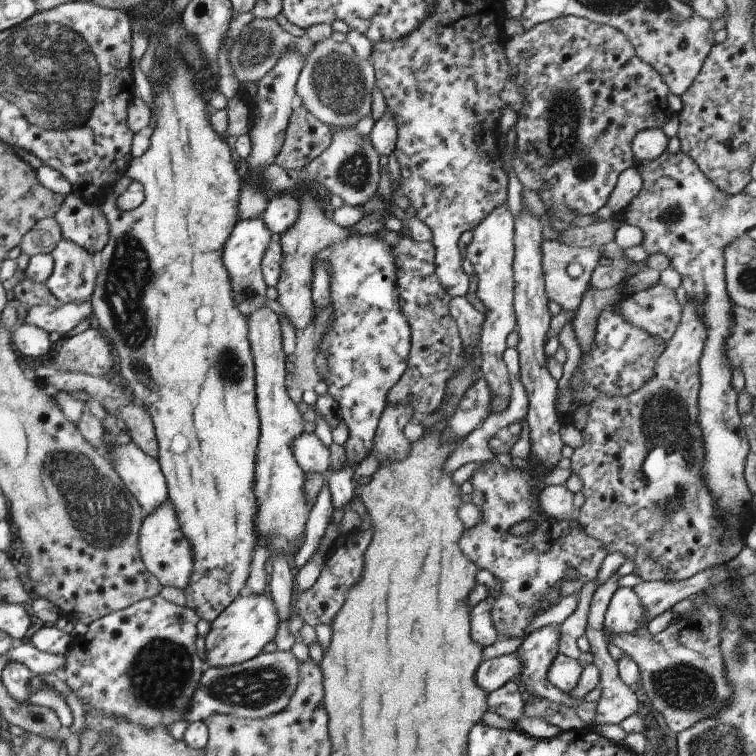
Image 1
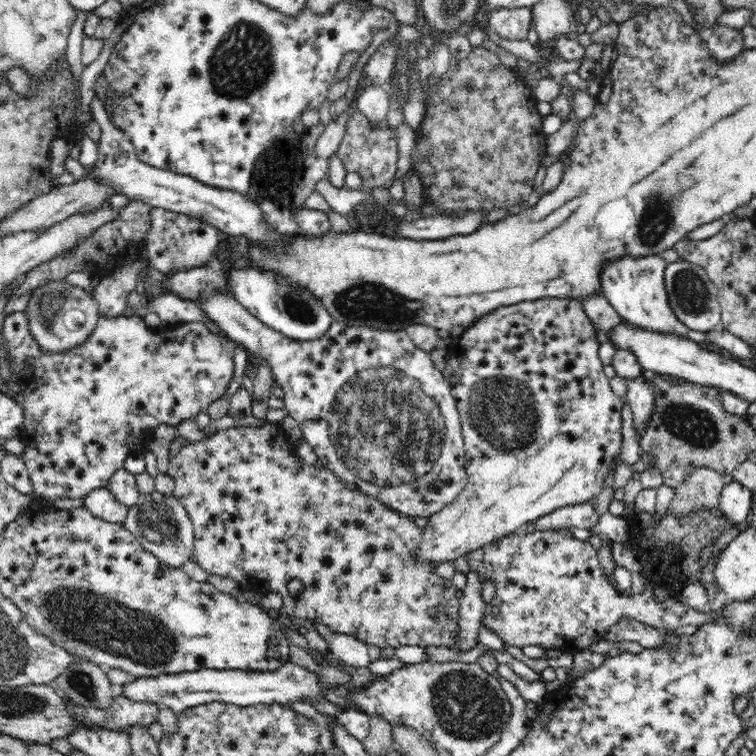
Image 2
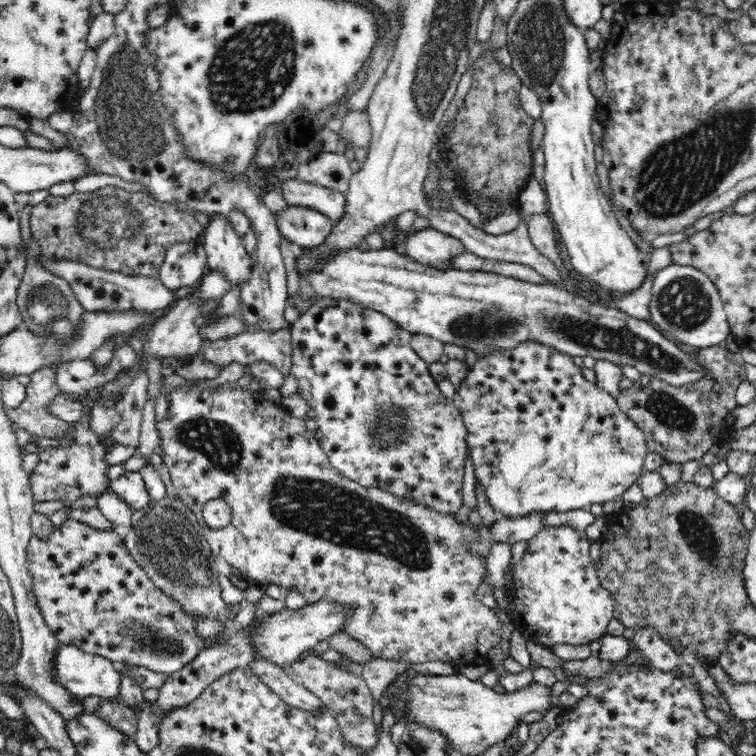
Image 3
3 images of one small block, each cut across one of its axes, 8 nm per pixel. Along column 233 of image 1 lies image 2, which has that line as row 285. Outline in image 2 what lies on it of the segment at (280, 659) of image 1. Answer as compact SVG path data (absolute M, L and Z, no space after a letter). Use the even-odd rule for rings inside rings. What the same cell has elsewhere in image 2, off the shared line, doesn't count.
M678 260L666 265L664 278L668 301L677 320L691 330L702 333L721 327L722 308L719 304L717 286L708 278L704 268L685 260Z

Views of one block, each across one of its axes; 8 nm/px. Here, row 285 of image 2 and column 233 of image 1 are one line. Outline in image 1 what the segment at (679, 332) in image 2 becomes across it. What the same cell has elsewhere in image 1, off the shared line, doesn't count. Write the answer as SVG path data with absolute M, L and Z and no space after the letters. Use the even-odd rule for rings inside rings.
M269 594L258 596L239 595L222 614L211 623L205 638L206 667L220 668L246 662L262 652L262 648L275 640L278 628L276 606Z

